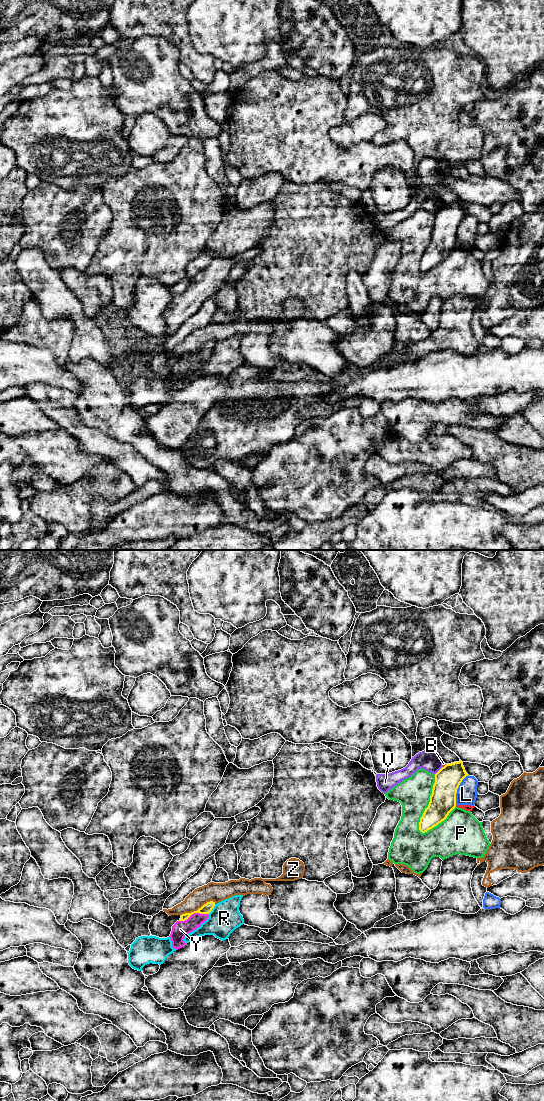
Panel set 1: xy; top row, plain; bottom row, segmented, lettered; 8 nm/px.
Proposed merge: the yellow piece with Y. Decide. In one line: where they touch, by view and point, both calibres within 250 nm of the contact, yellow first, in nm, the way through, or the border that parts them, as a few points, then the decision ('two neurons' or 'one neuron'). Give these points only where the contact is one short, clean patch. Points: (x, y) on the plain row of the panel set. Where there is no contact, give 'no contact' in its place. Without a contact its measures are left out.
xy (193, 353) | 80/140 nm | across xy (206, 348), (201, 353), (193, 353), (180, 369) | one neuron

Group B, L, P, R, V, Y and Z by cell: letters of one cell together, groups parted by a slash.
B R / L / P / V / Y / Z

